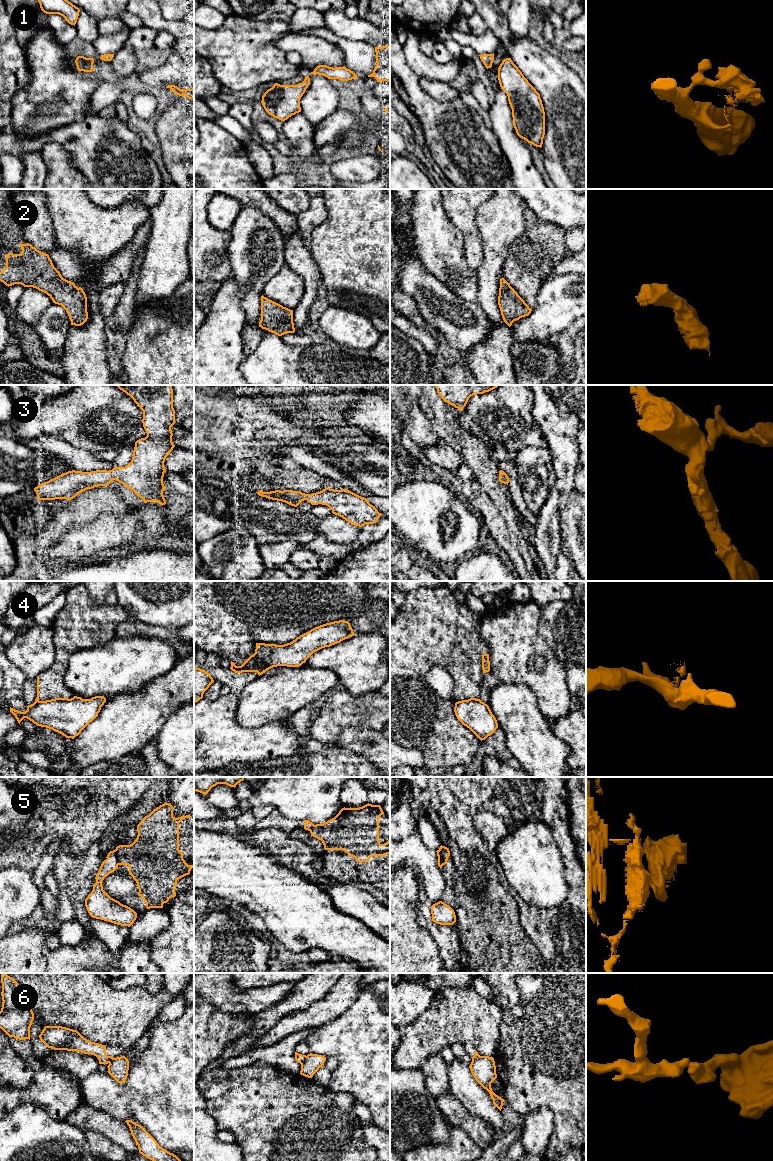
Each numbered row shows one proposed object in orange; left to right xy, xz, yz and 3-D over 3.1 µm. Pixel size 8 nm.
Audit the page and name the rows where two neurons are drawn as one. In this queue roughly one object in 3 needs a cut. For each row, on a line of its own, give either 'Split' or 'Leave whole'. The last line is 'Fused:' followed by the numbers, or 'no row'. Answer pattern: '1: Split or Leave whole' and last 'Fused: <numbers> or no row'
1: Leave whole
2: Leave whole
3: Leave whole
4: Split
5: Split
6: Split
Fused: 4, 5, 6

